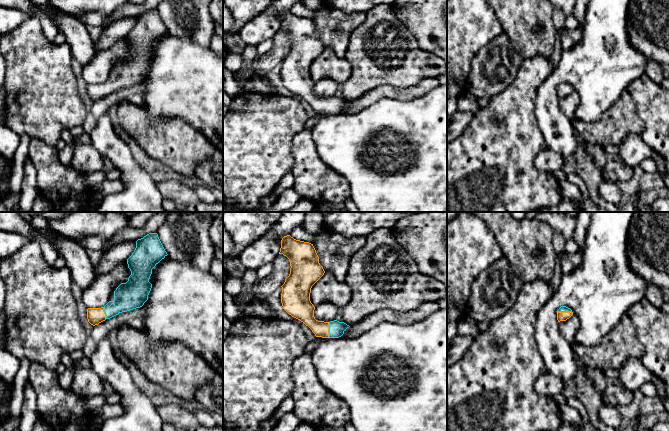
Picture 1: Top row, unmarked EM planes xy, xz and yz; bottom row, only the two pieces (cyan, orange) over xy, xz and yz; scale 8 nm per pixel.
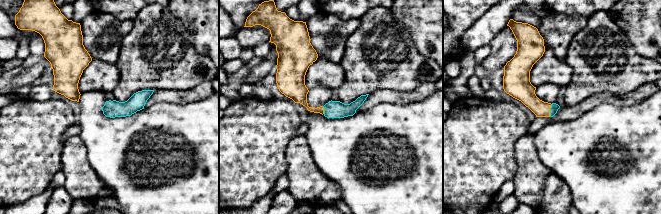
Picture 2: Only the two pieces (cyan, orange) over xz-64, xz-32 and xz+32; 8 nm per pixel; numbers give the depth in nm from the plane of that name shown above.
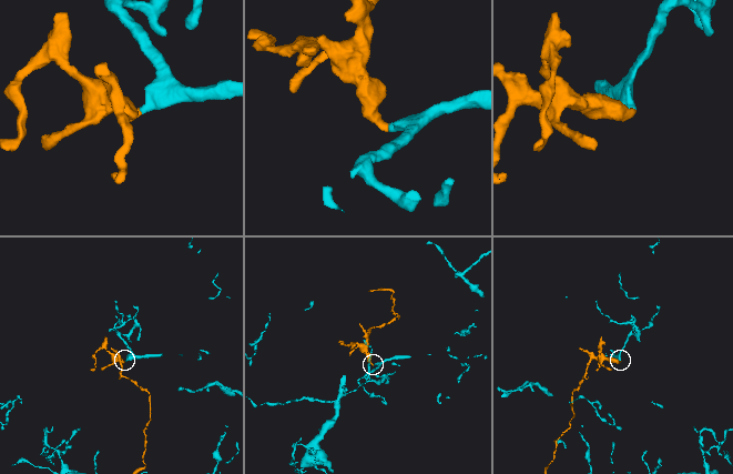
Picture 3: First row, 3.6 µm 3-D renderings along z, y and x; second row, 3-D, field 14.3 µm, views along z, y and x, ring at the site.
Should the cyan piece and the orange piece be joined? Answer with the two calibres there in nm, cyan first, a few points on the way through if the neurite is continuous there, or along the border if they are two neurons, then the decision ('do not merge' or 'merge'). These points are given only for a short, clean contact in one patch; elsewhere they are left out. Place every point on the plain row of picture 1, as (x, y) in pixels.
130 nm thick on the cyan side, 150 nm on the other; runs through xz (336, 105), (329, 106), (319, 104), (304, 88); merge

